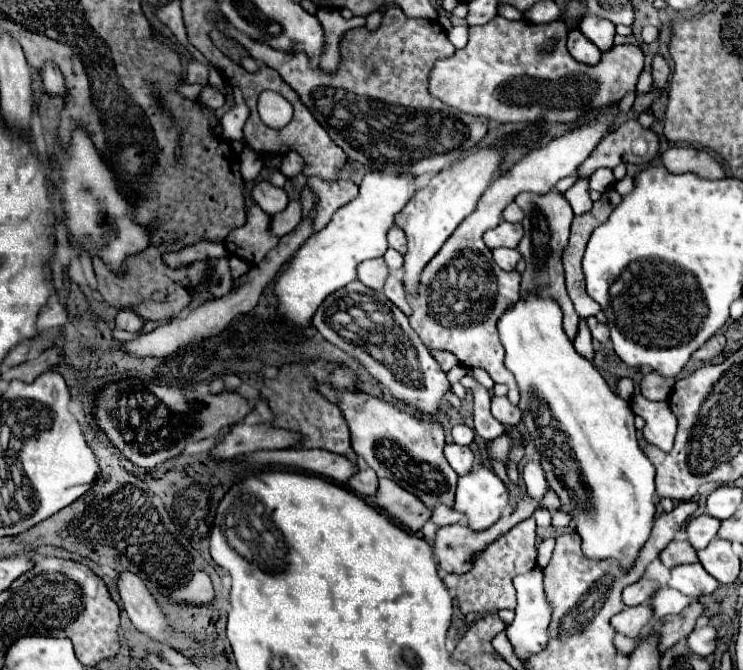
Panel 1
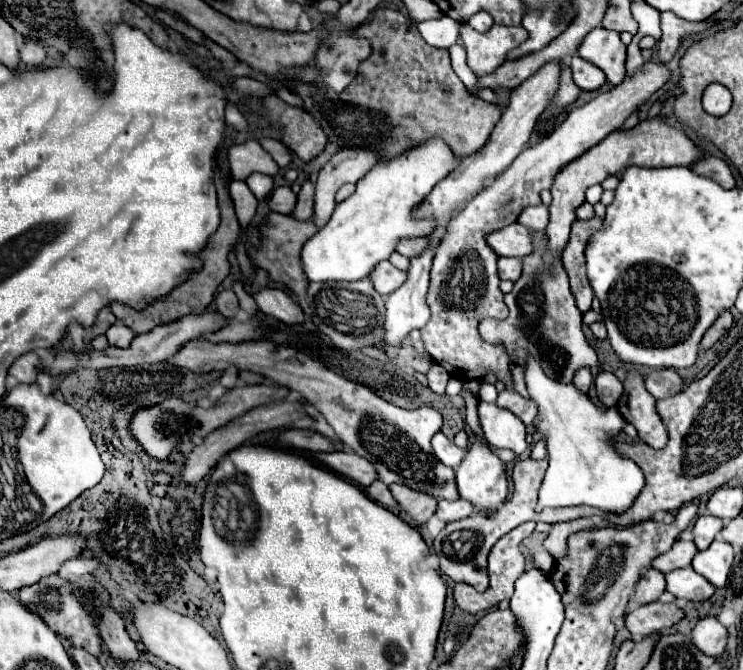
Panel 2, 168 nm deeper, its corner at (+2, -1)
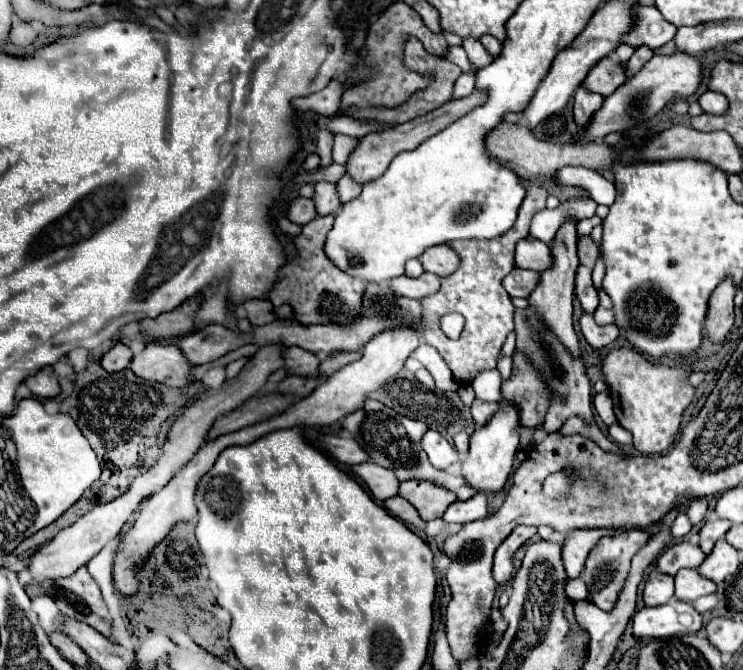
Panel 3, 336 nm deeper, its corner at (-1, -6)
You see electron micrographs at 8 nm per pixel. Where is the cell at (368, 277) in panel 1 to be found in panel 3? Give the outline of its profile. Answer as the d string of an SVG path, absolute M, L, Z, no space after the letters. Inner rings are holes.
M421 274L419 278L409 278L409 276L397 276L389 282L393 294L397 296L405 296L405 298L415 298L415 300L421 300L433 292L437 292L439 288L439 276L435 274Z

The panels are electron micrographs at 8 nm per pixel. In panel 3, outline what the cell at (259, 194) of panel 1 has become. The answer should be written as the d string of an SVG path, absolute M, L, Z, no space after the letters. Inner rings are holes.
M295 198L291 200L291 204L287 206L287 218L299 226L311 222L313 218L317 218L317 212L315 212L315 206L309 198Z

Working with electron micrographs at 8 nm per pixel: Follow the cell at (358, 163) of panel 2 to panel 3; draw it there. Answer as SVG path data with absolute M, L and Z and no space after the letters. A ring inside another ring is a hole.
M475 90L471 96L449 100L443 106L439 106L437 110L433 110L429 114L423 114L421 118L413 118L413 120L409 120L405 124L399 124L399 126L393 126L393 128L387 128L387 130L381 130L381 132L371 132L371 134L359 138L357 148L351 152L351 156L349 156L347 164L345 164L345 174L351 176L353 180L357 180L357 184L365 184L365 182L371 182L371 180L379 178L387 170L387 166L391 164L391 160L397 154L417 148L423 140L427 140L429 136L433 136L439 130L447 128L453 120L465 116L469 110L473 110L473 106L481 106L481 102L485 102L485 92Z

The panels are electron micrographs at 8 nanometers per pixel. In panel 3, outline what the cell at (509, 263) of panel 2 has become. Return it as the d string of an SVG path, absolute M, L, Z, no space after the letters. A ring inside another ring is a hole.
M513 268L513 270L503 278L503 288L505 288L511 296L527 298L535 286L537 286L537 272L533 272L533 270Z

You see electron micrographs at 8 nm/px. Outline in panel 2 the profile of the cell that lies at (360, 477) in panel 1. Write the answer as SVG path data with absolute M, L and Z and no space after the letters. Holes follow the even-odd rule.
M374 481L374 485L370 485L368 489L366 489L366 493L368 493L368 497L370 499L374 499L376 503L380 503L382 507L386 507L386 509L392 509L392 507L396 507L398 503L396 503L396 499L392 497L392 493L390 493L390 489L382 483L382 481Z

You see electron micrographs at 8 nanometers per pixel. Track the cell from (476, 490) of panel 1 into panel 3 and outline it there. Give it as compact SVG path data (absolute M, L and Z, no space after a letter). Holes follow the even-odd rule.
M501 402L501 410L485 426L475 428L475 432L471 436L471 446L469 446L467 458L461 468L465 482L475 492L497 494L505 488L509 474L513 470L513 458L515 458L515 452L519 446L519 428L521 428L521 424L519 424L517 408L509 406L507 402Z

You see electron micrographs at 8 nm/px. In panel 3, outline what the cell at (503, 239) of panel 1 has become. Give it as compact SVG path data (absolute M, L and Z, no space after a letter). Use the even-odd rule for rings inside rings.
M523 238L517 248L515 248L515 266L517 268L527 268L527 270L547 270L551 264L551 250L547 244L543 244L541 240L531 238Z

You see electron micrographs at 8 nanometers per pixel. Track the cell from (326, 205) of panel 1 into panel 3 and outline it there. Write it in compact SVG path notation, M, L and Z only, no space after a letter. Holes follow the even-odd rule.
M343 176L339 182L337 182L337 196L339 200L345 204L353 198L357 198L361 194L361 186L357 182L353 182L349 176Z

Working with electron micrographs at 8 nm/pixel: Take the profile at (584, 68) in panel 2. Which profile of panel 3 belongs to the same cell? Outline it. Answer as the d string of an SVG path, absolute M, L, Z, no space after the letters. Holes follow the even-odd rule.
M579 86L575 90L575 106L573 106L577 124L585 126L593 116L593 112L601 108L601 102L603 102L601 94L593 94L591 90L585 90L585 86Z

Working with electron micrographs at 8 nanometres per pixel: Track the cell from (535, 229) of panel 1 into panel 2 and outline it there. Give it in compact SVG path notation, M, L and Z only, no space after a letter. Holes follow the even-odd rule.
M532 233L534 237L534 253L530 253L530 257L524 257L524 273L520 277L520 281L514 283L512 293L508 293L504 297L510 315L506 319L484 319L480 323L480 335L494 345L502 345L510 357L510 377L514 379L514 391L520 393L522 397L528 397L526 391L526 381L524 381L524 371L526 371L526 357L538 357L540 367L544 369L544 373L554 379L554 381L562 381L562 383L572 383L574 375L578 369L582 367L594 367L598 365L596 359L596 351L590 347L590 343L586 341L584 333L582 333L582 313L576 309L576 301L574 295L570 291L568 285L568 277L562 265L558 265L558 269L562 269L562 273L558 273L558 277L546 277L546 273L542 273L542 241L546 241L546 237L542 237L540 233Z

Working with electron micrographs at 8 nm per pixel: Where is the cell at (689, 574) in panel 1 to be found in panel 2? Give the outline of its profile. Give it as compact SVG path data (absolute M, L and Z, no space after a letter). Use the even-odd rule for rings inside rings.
M682 567L666 573L666 583L668 583L668 591L674 597L682 597L690 601L710 599L712 593L716 591L716 587L708 579L698 575L692 567Z

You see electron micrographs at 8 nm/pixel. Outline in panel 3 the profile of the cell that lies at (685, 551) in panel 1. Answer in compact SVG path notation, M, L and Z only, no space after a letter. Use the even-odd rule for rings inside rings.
M677 542L669 546L663 554L657 558L657 570L665 572L669 576L675 576L681 568L697 568L705 560L705 554L699 546L689 542Z

